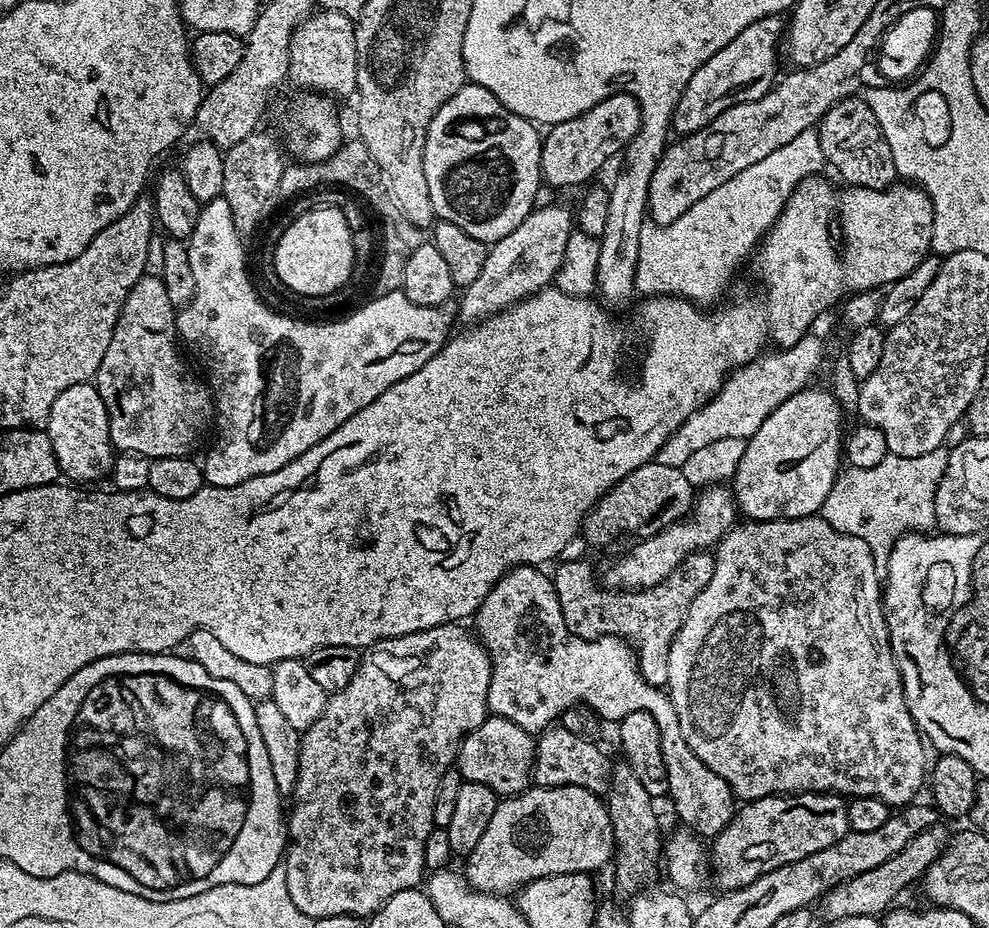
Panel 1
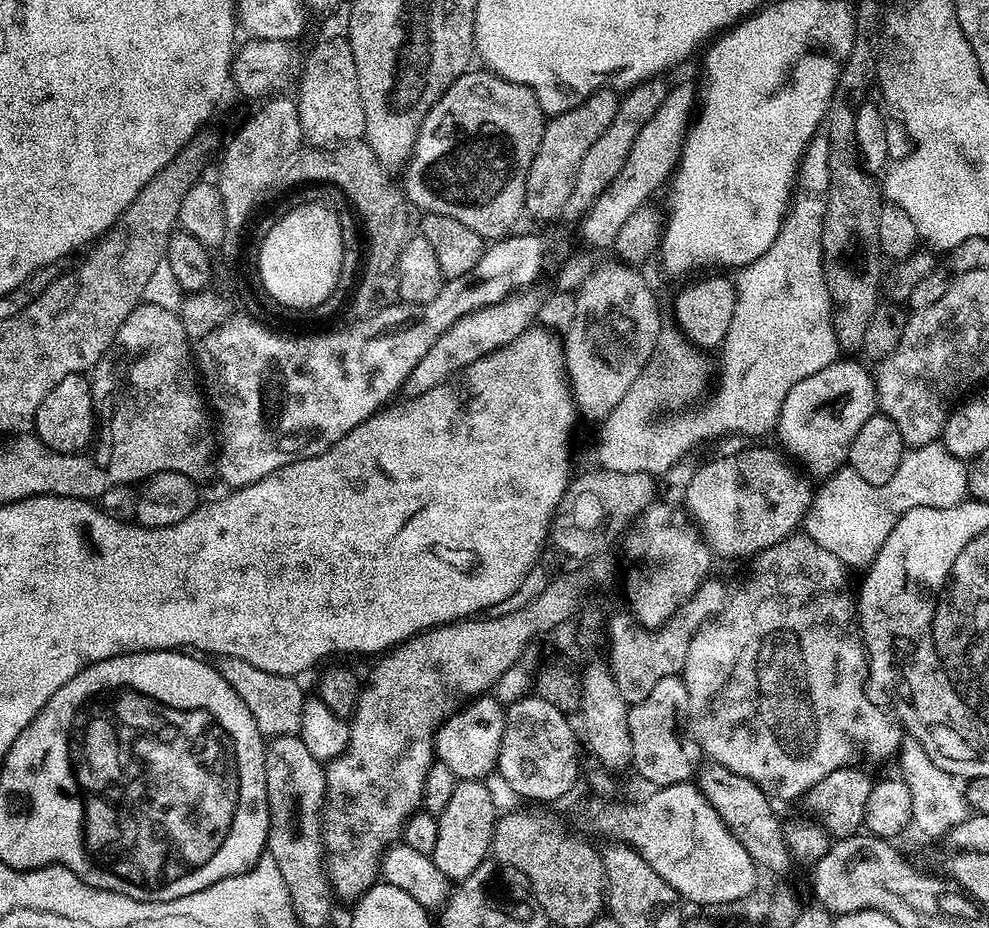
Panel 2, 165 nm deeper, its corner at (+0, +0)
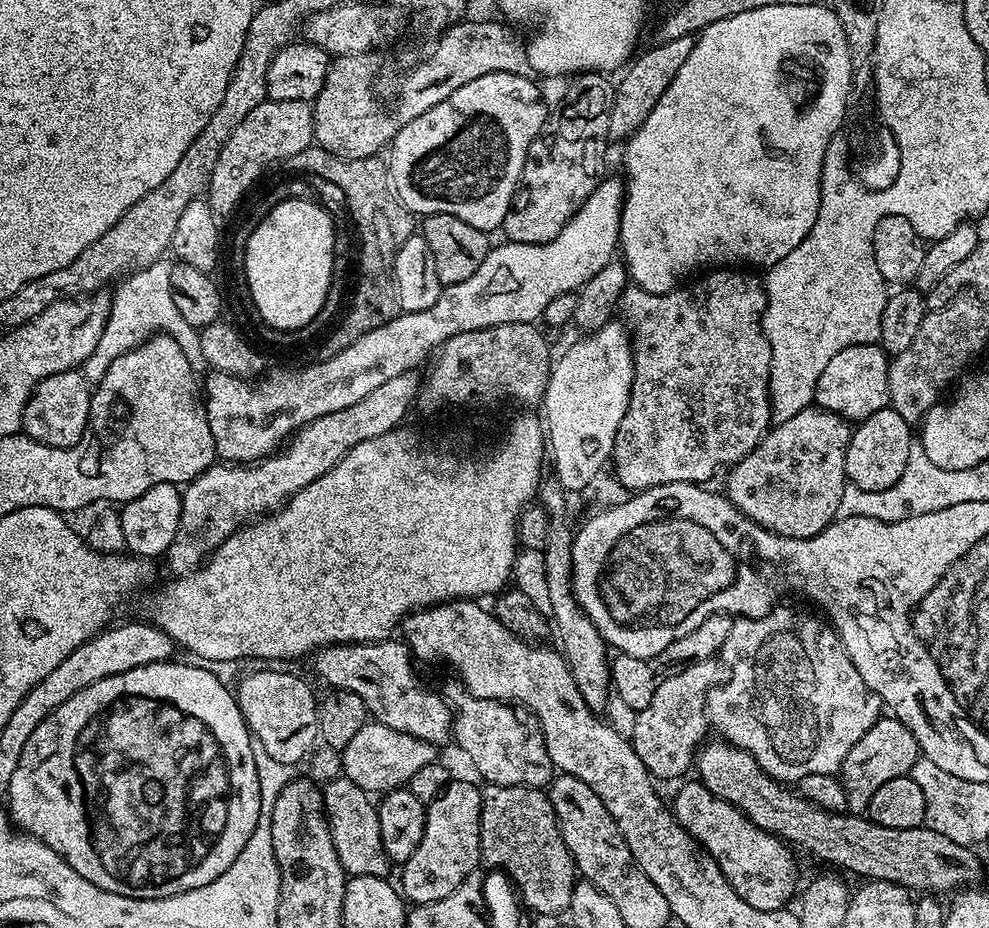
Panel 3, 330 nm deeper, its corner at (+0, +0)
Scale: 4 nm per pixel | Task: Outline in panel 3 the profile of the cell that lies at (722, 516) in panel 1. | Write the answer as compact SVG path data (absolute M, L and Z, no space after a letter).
M819 406L804 408L794 414L794 418L786 418L786 422L769 427L761 436L755 450L727 469L726 499L743 516L750 518L768 532L795 540L817 536L823 528L837 519L846 483L844 451L848 449L851 437L852 428L849 421L834 412L826 412Z

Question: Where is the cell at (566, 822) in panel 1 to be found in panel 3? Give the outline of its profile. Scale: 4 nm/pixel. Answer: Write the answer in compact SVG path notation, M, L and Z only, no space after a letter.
M681 783L676 801L670 804L674 819L692 835L693 840L716 861L728 884L754 910L778 910L792 896L792 864L784 853L785 845L777 836L763 832L737 808L715 796L705 784Z

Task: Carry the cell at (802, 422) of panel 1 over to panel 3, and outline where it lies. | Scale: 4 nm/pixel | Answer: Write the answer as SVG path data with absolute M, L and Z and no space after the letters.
M879 343L855 344L846 346L846 350L838 350L838 354L830 358L826 370L822 370L822 378L818 378L815 403L849 422L870 418L870 414L889 407L889 363L890 357Z

